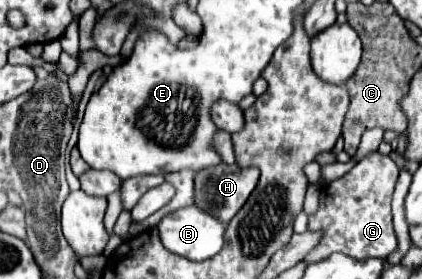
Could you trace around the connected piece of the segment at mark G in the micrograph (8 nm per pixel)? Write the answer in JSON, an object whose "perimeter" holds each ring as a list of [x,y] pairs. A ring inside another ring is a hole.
{"perimeter":[[[379,151],[363,157],[349,173],[335,179],[321,191],[319,211],[309,217],[311,231],[323,231],[321,245],[309,253],[307,263],[321,261],[329,257],[329,253],[345,253],[355,259],[383,257],[387,259],[393,251],[397,251],[397,235],[393,231],[391,217],[391,197],[397,183],[399,167],[389,155],[381,155]]]}

